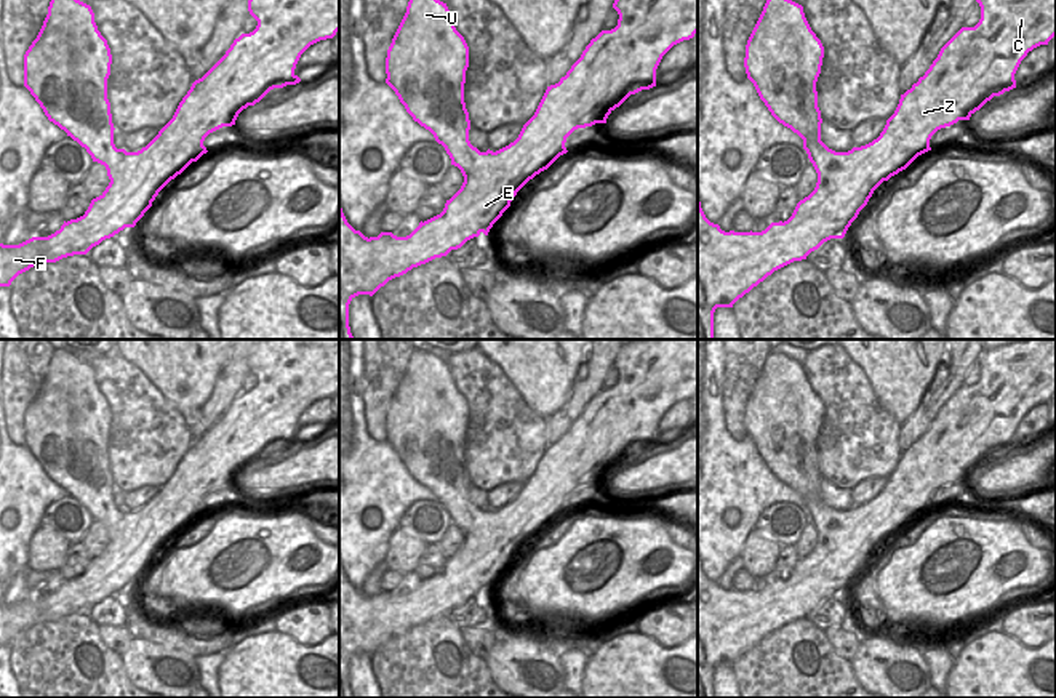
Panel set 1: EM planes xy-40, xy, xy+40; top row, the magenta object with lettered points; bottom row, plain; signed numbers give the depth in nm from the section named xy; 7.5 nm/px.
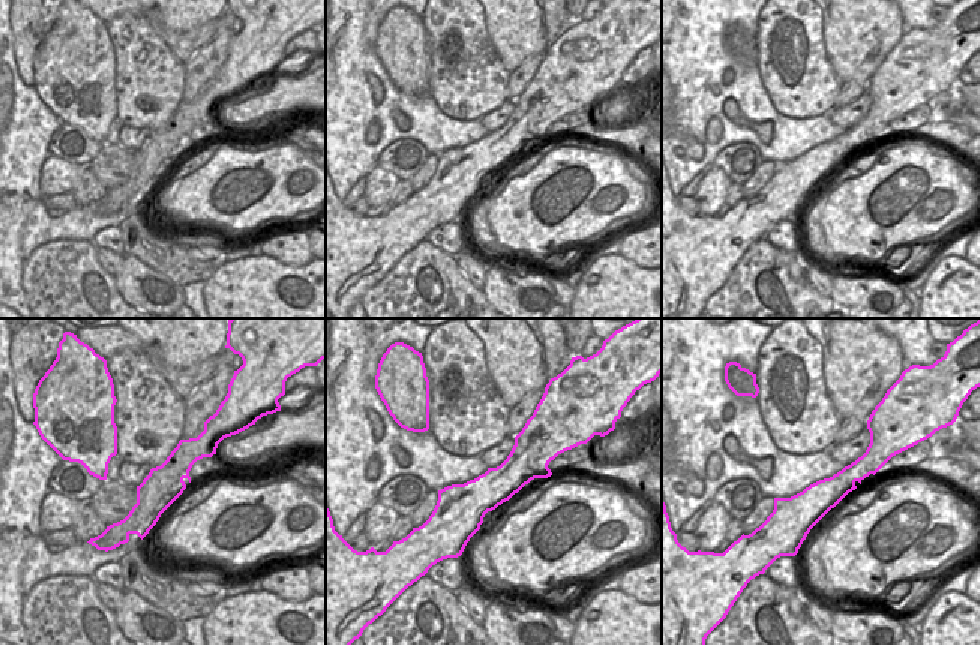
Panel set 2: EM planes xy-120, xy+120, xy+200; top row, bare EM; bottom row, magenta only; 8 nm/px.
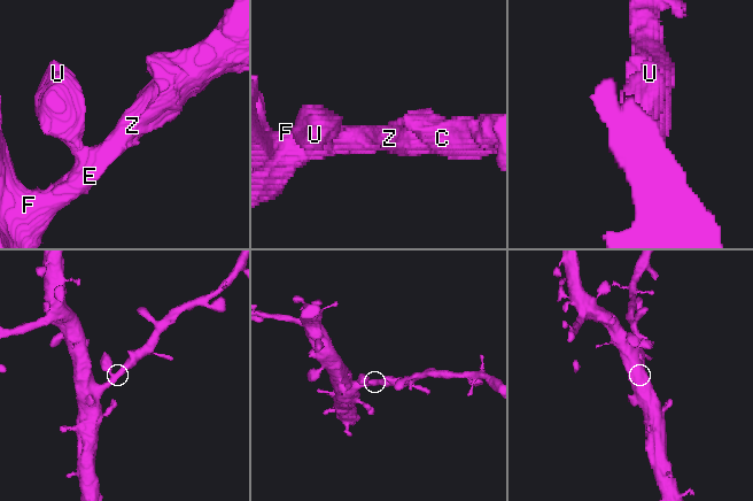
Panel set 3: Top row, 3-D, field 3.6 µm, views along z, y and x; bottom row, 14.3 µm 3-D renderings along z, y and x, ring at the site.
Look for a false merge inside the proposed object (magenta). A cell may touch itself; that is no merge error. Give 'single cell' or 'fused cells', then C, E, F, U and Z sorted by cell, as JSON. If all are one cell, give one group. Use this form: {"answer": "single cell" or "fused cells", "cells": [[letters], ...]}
{"answer": "single cell", "cells": [["C", "E", "F", "U", "Z"]]}

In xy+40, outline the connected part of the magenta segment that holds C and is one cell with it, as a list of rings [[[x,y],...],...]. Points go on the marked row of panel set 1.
[[[766,0],[763,11],[747,40],[744,67],[747,78],[754,83],[760,99],[771,115],[803,139],[818,173],[814,191],[800,200],[787,221],[771,223],[762,232],[725,232],[718,224],[710,223],[698,195],[698,339],[714,339],[714,312],[717,307],[733,304],[763,282],[774,271],[806,259],[830,239],[843,239],[859,211],[867,205],[874,191],[891,176],[906,170],[918,155],[931,150],[931,136],[958,120],[970,120],[994,96],[1016,88],[1014,74],[1029,51],[1056,35],[1056,0],[976,0],[981,6],[981,19],[974,27],[962,27],[939,51],[930,69],[917,83],[901,94],[894,114],[886,120],[880,136],[872,142],[853,147],[848,152],[835,152],[821,141],[821,110],[818,107],[816,82],[821,74],[824,46],[811,30],[803,6],[792,0]]]

